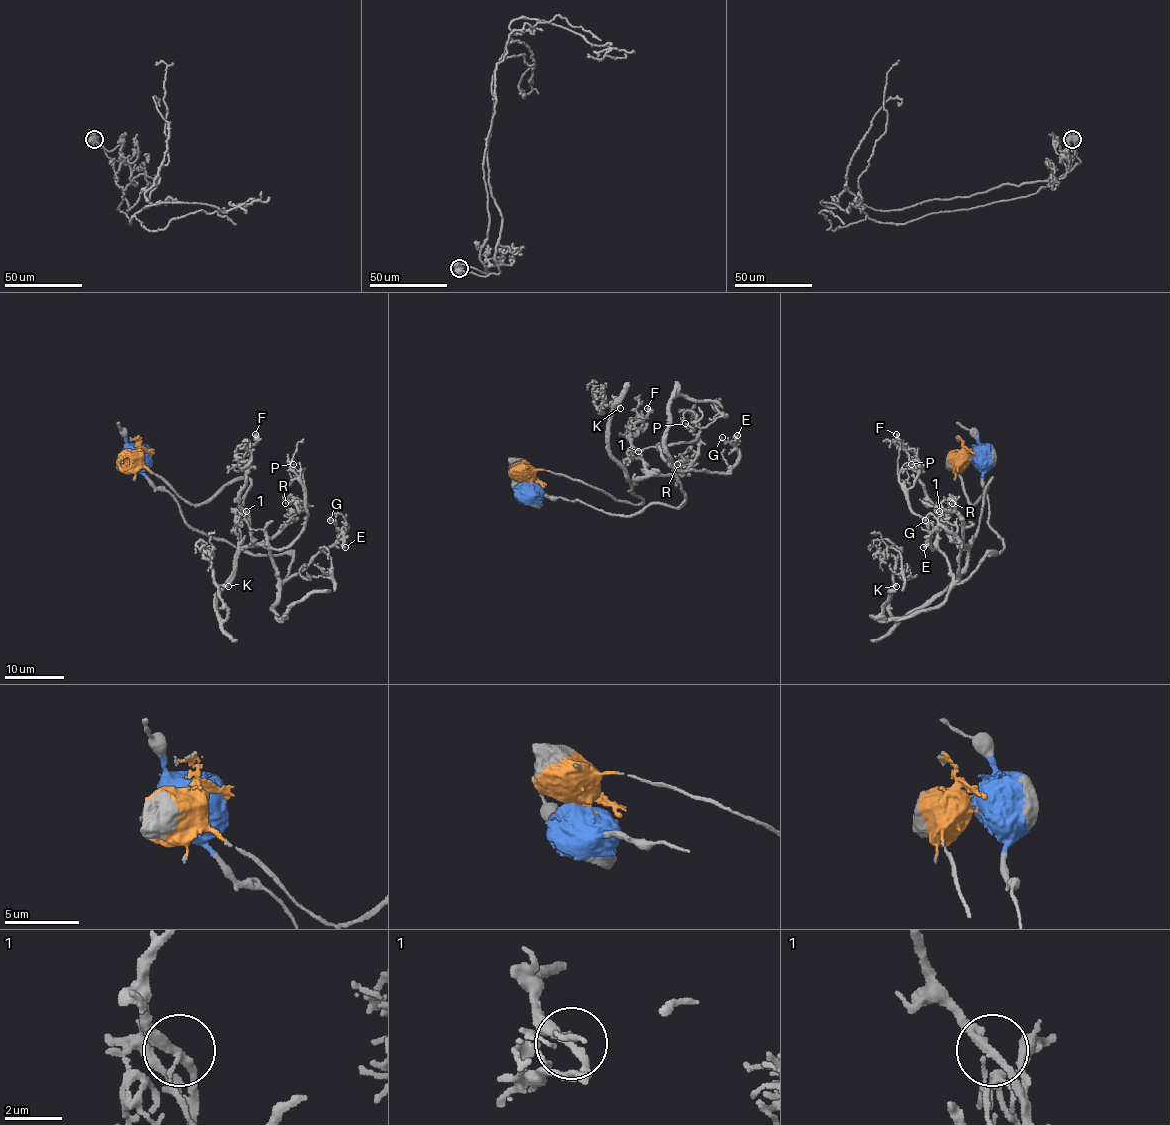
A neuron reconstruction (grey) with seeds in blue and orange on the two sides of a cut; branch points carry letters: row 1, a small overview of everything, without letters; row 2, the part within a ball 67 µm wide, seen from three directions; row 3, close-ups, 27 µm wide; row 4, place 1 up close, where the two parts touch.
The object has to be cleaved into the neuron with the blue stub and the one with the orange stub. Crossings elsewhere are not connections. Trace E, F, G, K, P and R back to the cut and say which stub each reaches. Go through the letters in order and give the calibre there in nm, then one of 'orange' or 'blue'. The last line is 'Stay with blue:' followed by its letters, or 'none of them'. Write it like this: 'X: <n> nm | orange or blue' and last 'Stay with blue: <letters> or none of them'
E: 240 nm | blue
F: 300 nm | orange
G: 160 nm | blue
K: 320 nm | orange
P: 120 nm | blue
R: 240 nm | orange
Stay with blue: E, G, P

